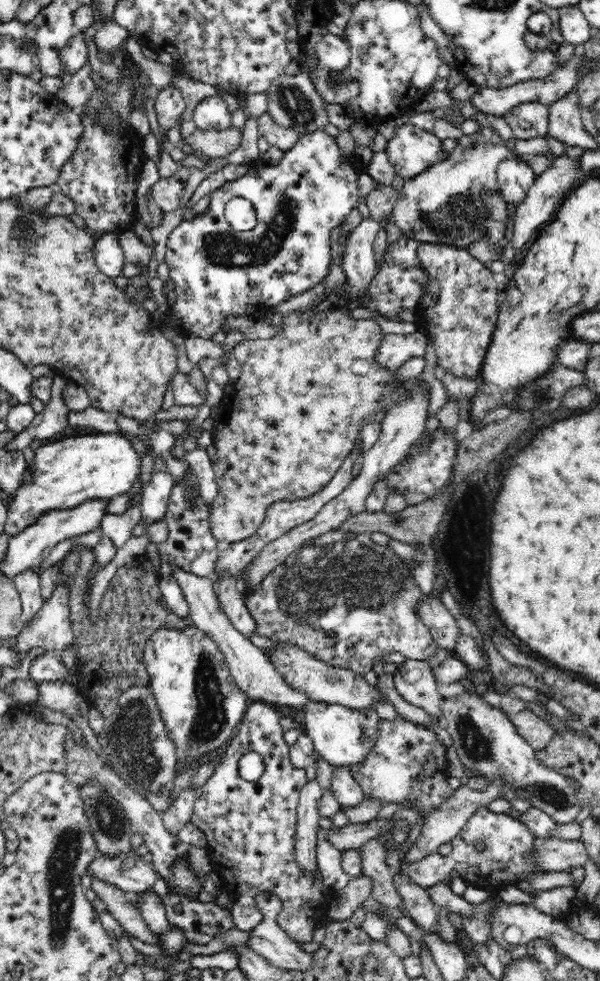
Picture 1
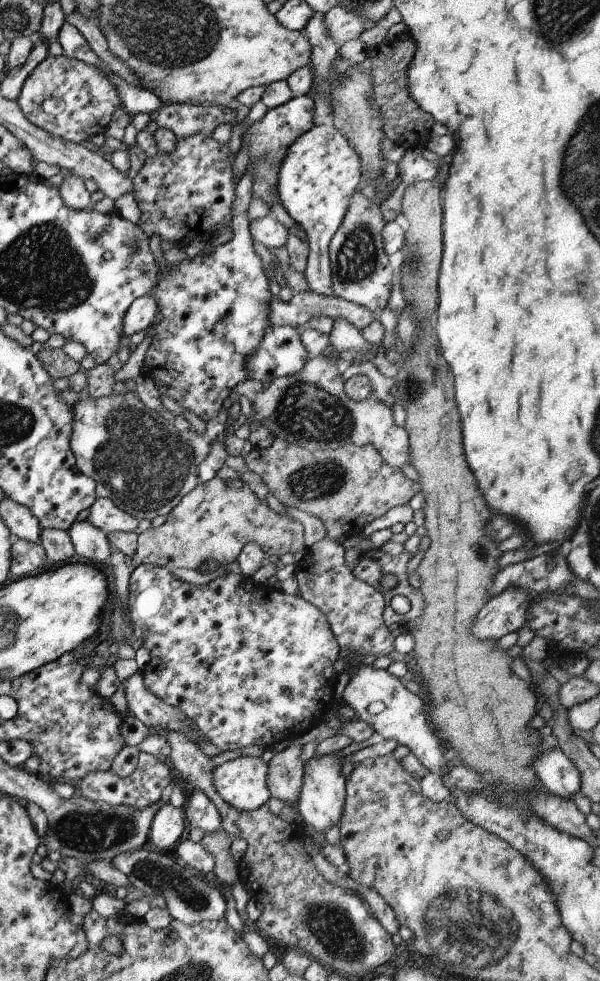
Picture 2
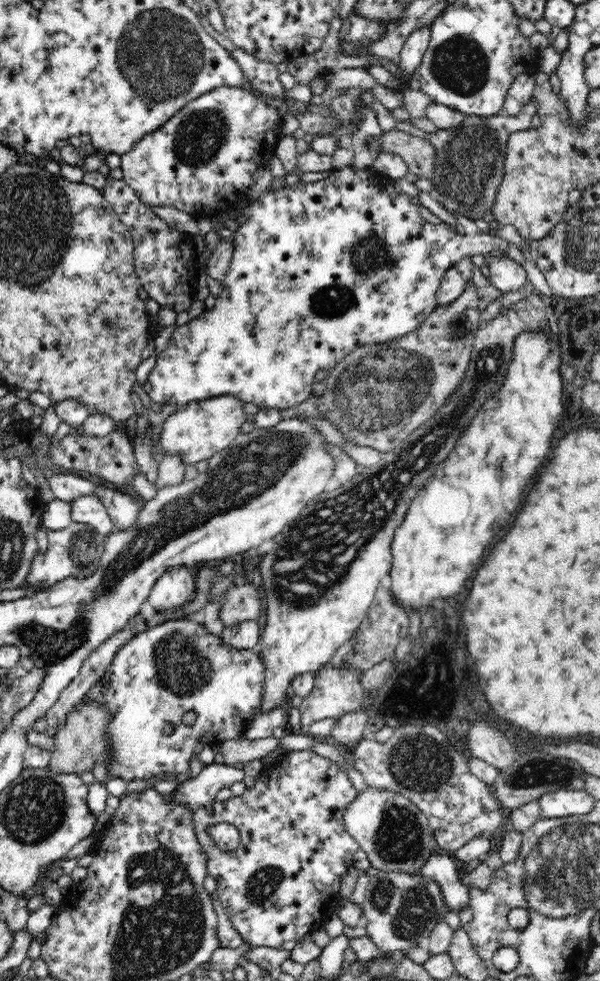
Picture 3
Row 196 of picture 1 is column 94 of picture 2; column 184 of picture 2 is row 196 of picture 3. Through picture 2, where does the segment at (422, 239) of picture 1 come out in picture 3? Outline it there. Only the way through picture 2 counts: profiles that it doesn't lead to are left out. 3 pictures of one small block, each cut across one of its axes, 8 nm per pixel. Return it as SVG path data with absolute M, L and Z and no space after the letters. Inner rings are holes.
M532 96L530 102L522 107L520 114L512 118L507 118L504 114L490 118L466 116L458 127L422 134L422 138L429 140L436 149L436 178L432 182L437 188L436 197L442 198L445 208L457 216L476 219L490 211L504 174L504 150L508 136L514 132L530 130L532 118L538 114L538 109L538 103Z

